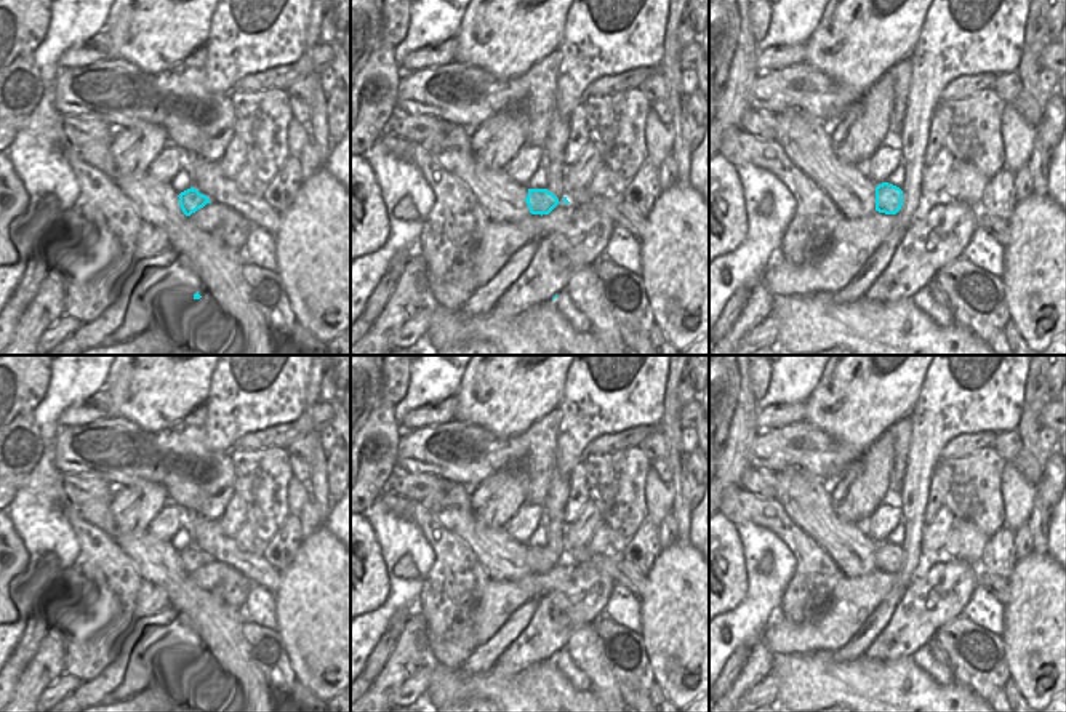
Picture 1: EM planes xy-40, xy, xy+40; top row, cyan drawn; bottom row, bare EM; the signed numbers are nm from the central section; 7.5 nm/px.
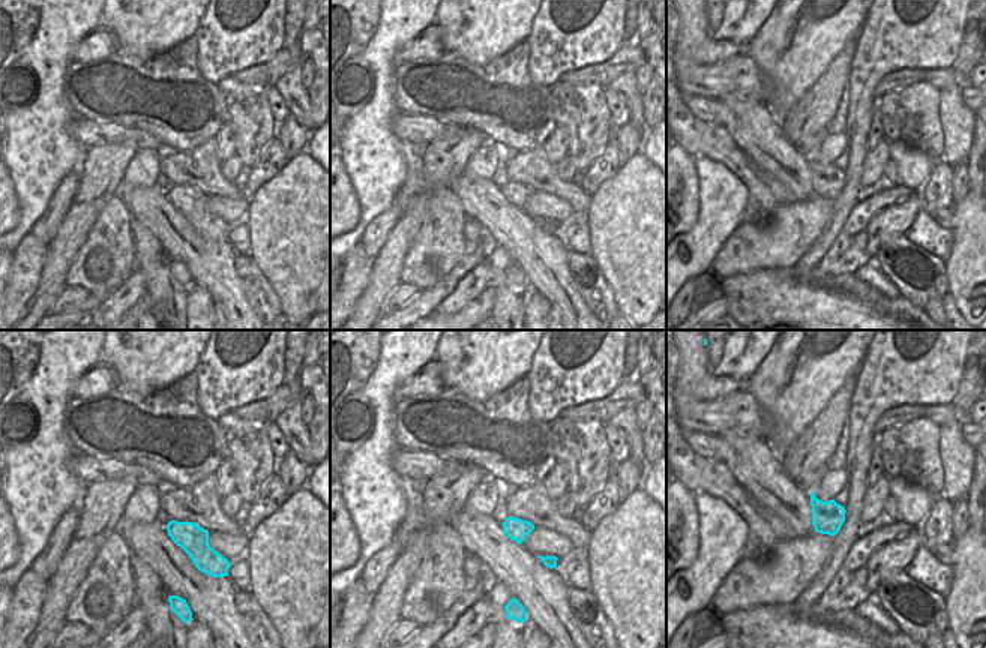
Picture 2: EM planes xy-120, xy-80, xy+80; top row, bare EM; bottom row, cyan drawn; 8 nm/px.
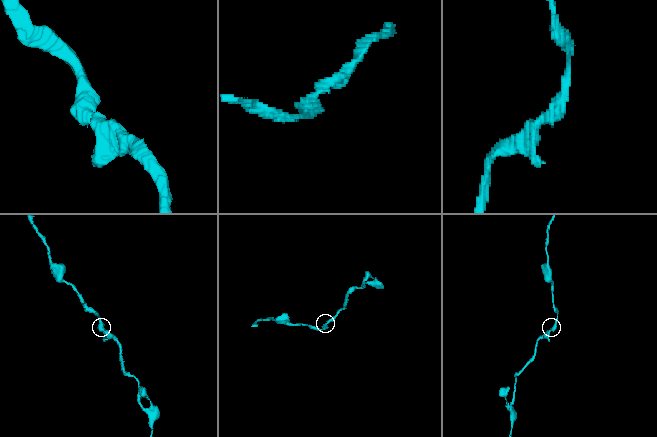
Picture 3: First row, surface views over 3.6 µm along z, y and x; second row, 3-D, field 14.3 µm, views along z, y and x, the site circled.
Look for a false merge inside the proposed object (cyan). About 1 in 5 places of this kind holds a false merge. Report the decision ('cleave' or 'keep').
keep

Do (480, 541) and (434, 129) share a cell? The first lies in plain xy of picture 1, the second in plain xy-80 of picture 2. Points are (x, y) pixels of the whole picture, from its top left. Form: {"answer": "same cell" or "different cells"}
{"answer": "different cells"}

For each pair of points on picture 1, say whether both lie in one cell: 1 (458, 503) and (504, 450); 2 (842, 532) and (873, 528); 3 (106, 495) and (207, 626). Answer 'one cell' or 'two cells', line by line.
1: two cells
2: two cells
3: two cells

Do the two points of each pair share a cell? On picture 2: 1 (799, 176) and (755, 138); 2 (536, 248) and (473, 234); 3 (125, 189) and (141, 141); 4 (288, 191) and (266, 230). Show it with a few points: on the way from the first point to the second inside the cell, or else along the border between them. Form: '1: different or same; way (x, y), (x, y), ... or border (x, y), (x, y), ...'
1: same; way (790, 165), (767, 146)
2: different; border (468, 216), (486, 234)
3: different; border (158, 149), (138, 150)
4: same; way (284, 200), (284, 212), (275, 221)

